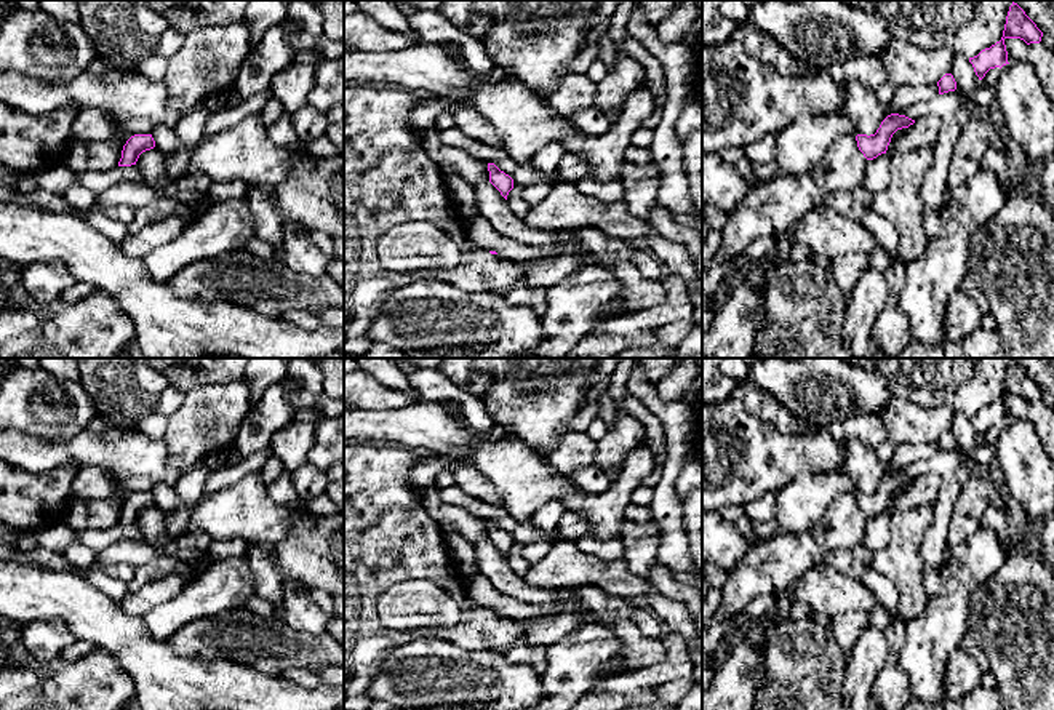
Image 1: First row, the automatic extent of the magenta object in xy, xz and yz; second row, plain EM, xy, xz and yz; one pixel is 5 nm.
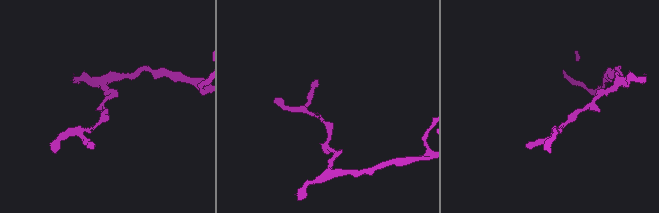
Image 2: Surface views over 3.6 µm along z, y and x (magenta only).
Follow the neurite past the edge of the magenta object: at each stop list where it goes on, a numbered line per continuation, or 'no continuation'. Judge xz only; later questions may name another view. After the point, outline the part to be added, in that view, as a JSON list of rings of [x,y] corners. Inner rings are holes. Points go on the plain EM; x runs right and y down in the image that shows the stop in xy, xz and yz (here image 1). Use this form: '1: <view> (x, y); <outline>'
no continuation

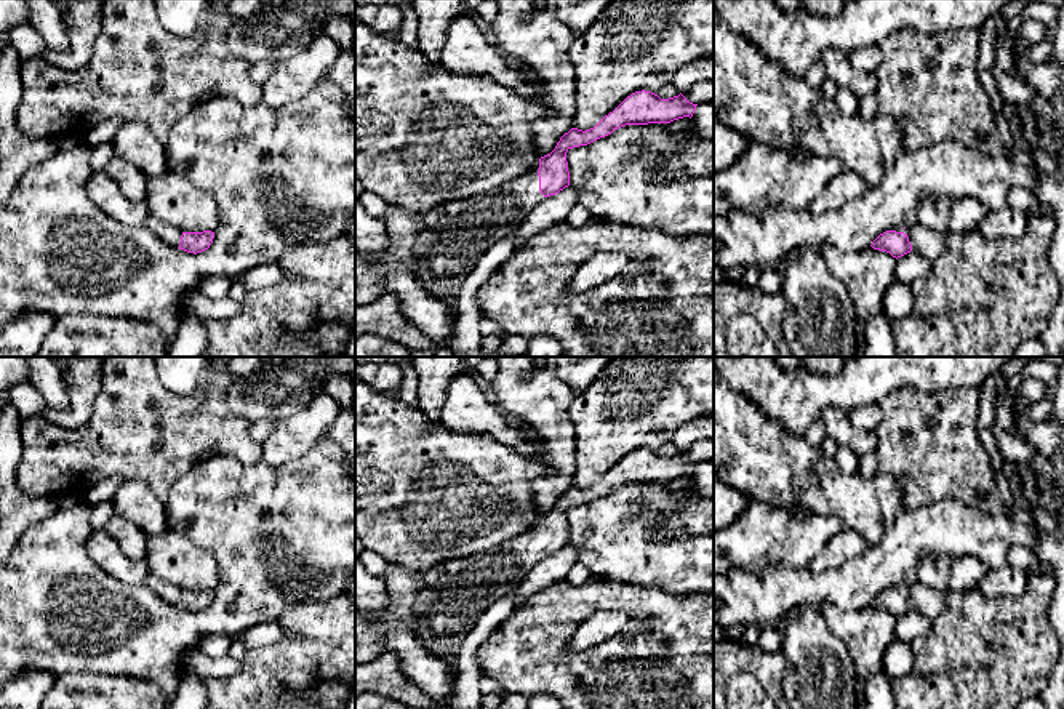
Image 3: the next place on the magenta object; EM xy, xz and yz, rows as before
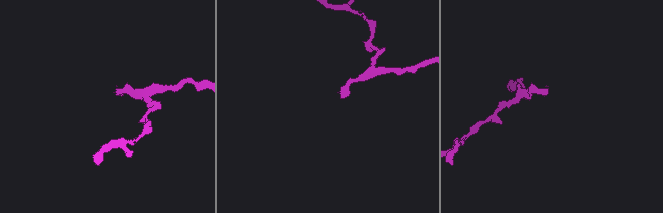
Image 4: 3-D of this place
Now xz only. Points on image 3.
1: xz (455, 594); [[[539,520],[485,552],[451,559],[424,575],[413,605],[414,635],[435,656],[458,653],[477,619],[498,600],[507,597],[546,555],[539,549]]]

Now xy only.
1: xy (164, 589); [[[147,573],[144,586],[147,586],[157,597],[165,600],[166,603],[179,607],[181,594],[184,589],[176,587],[168,581],[163,581],[152,573]]]

